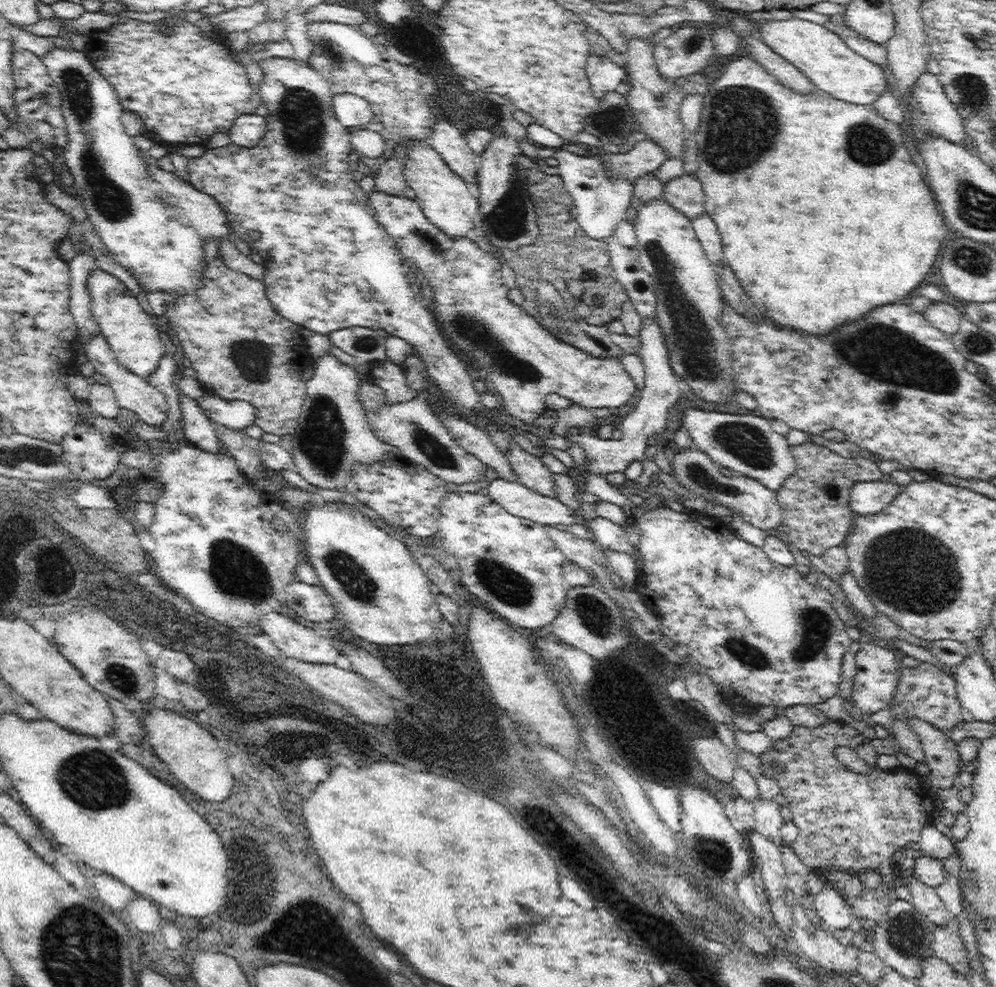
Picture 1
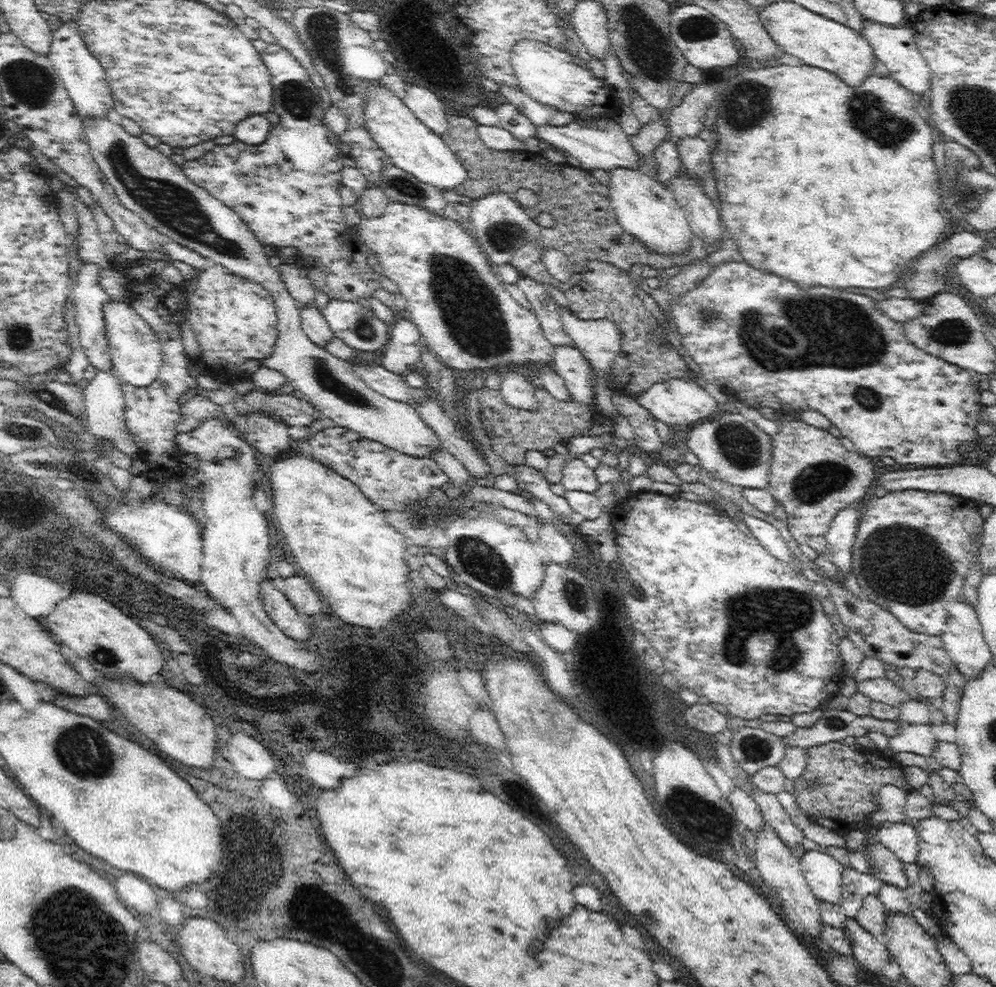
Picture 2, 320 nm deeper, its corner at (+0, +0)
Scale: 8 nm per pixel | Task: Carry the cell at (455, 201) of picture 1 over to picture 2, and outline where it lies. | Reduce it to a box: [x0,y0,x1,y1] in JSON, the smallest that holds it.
[365,87,467,193]

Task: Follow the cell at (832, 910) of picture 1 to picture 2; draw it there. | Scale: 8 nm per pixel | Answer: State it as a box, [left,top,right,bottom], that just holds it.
[798,848,843,905]

